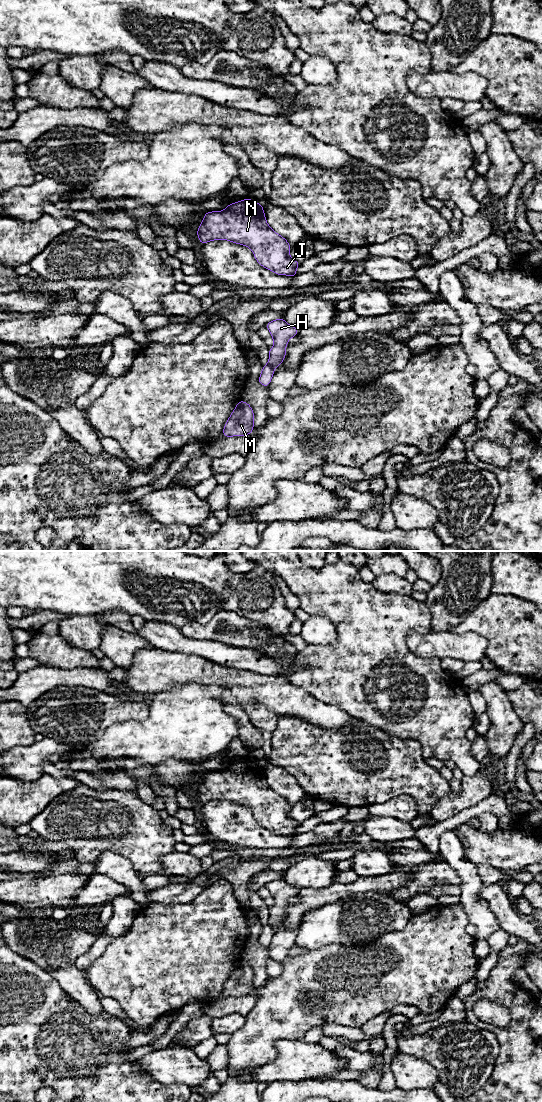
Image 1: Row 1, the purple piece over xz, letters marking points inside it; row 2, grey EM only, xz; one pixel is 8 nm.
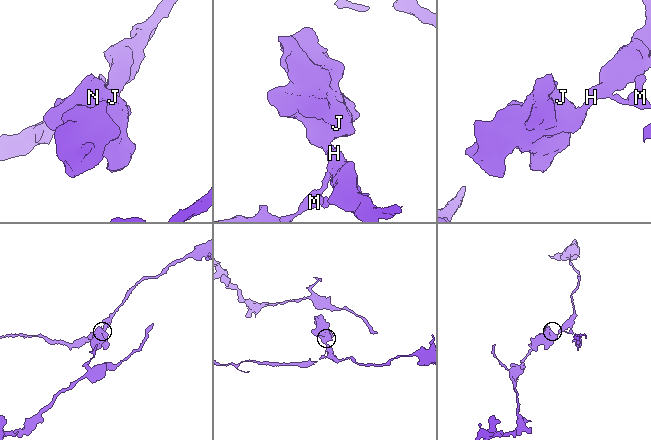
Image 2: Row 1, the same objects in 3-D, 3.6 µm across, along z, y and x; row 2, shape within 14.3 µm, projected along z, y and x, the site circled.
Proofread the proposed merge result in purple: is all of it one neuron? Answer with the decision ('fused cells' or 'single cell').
fused cells

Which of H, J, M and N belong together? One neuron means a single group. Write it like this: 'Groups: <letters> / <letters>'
Groups: H J N / M

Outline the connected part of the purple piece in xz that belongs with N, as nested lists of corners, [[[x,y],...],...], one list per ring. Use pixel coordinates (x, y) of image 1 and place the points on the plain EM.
[[[250,758],[229,763],[222,771],[205,772],[196,794],[202,805],[214,800],[228,800],[250,808],[255,820],[274,834],[291,837],[297,835],[296,829],[300,823],[289,815],[292,806],[268,785],[263,766]]]

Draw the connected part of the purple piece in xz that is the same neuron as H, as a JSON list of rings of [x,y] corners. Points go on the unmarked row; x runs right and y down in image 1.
[[[283,878],[272,880],[265,887],[270,891],[274,901],[273,907],[268,910],[268,924],[275,929],[286,918],[288,901],[298,894],[299,889],[288,884]]]

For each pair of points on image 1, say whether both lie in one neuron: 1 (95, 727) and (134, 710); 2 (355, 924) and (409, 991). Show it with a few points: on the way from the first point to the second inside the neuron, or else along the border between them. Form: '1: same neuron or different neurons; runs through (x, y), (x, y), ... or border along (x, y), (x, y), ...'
1: same neuron; runs through (105, 717), (112, 710), (124, 710)
2: different neurons; border along (391, 931), (373, 941), (347, 946)

